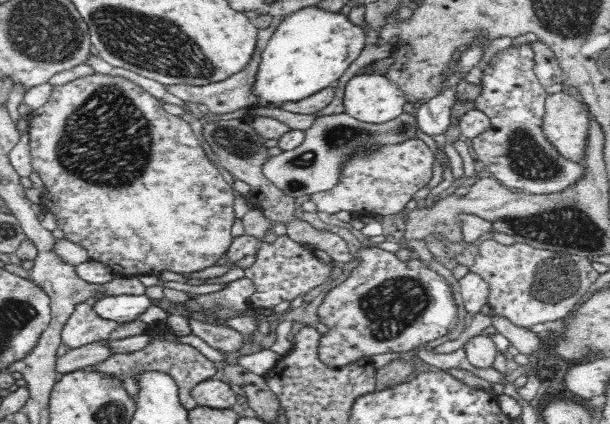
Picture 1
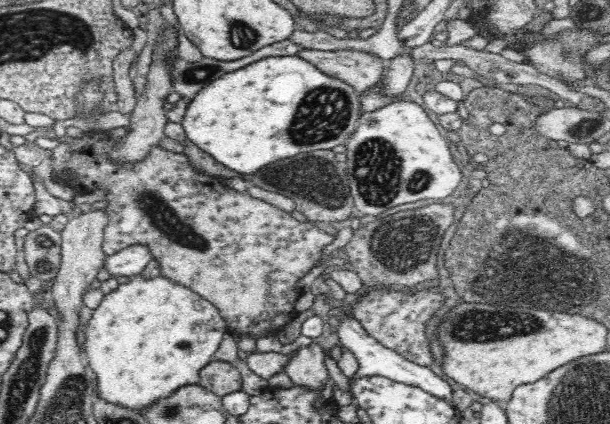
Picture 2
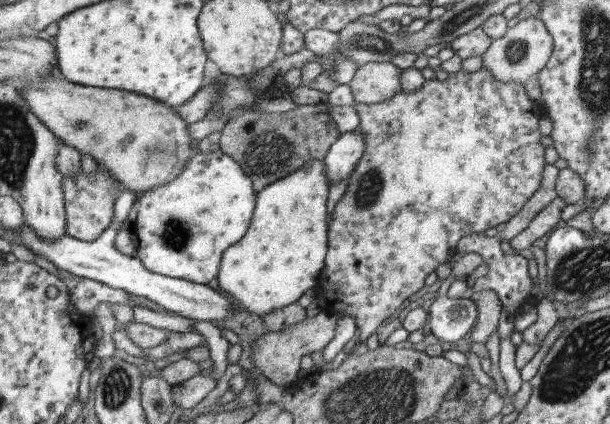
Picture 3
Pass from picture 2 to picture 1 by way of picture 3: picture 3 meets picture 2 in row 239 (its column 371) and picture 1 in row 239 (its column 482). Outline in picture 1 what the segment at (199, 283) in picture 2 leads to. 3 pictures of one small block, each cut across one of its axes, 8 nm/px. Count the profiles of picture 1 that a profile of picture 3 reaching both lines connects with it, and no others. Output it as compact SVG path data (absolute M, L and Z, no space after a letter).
M95 73L77 78L66 84L54 86L50 99L44 106L34 110L28 118L31 165L39 174L45 190L42 198L45 210L52 212L57 220L57 228L62 230L65 238L87 250L90 259L100 261L113 269L118 276L135 276L137 274L158 274L163 270L172 270L180 274L204 270L226 254L232 242L230 228L234 224L234 194L232 187L226 183L220 170L208 159L204 149L192 132L190 123L180 117L168 114L163 103L145 92L136 83L120 76Z

